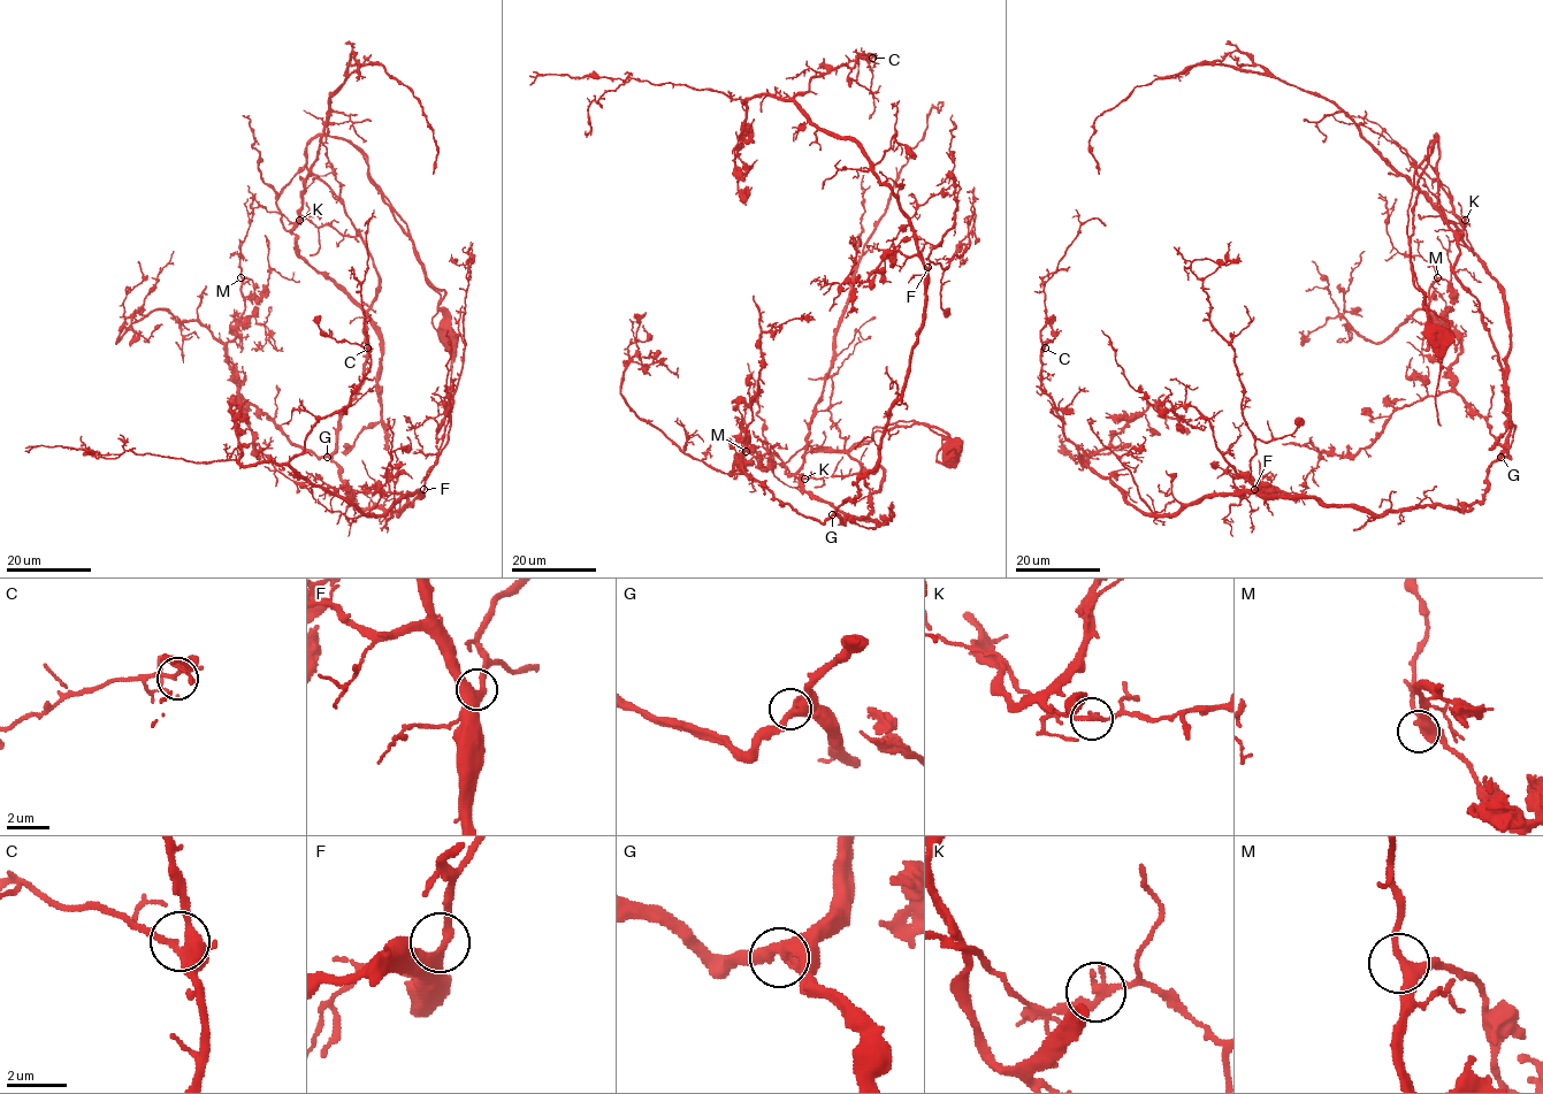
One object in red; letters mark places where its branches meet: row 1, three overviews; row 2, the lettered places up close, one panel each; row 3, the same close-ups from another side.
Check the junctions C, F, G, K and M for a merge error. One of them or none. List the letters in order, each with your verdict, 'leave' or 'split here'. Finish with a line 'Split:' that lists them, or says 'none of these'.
C: leave
F: leave
G: leave
K: split here
M: leave
Split: K

